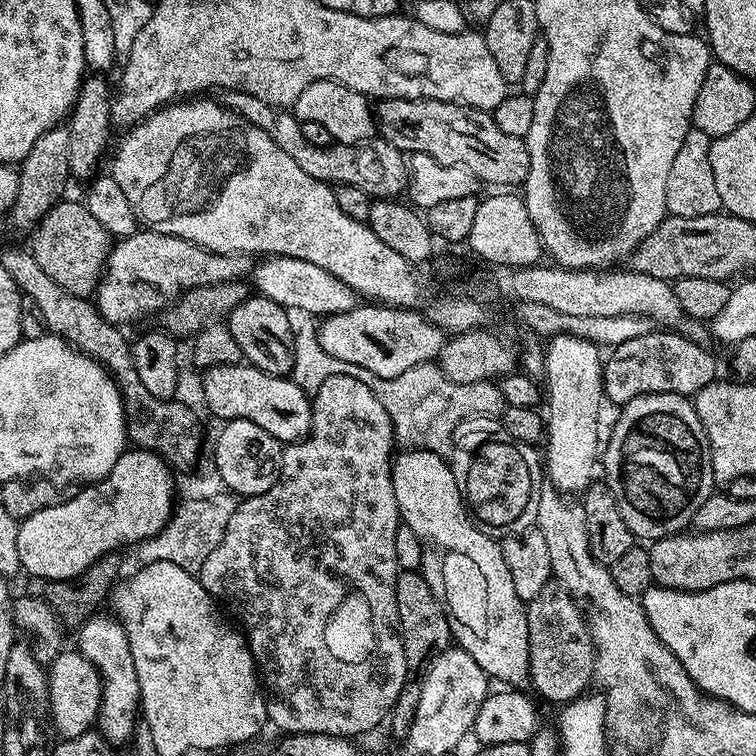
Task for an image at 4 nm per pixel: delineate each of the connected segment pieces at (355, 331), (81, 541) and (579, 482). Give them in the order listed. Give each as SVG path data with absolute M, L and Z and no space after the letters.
M364 302L360 307L323 317L318 324L318 335L322 350L334 358L338 358L345 366L353 364L361 373L369 372L372 376L377 376L380 380L392 380L395 376L411 373L412 368L419 364L426 364L435 361L439 357L446 341L446 333L439 326L428 320L427 315L419 311L395 306L385 306L379 302Z
M133 447L125 450L114 462L114 470L102 480L89 483L77 496L69 495L58 506L50 506L46 510L38 510L38 514L30 514L19 521L18 558L20 567L28 576L50 578L51 580L73 580L82 574L92 563L104 556L115 553L123 544L139 545L157 535L171 518L173 469L167 460L157 452L145 452L143 448Z
M559 335L551 337L547 341L544 354L543 375L548 376L548 396L546 392L546 404L548 400L548 412L546 411L546 443L542 448L542 467L546 473L547 483L553 484L559 492L565 494L582 494L591 484L594 483L595 472L598 472L598 457L602 452L602 436L600 440L600 404L604 400L604 366L602 363L602 352L597 345L590 341L584 341L582 338L572 337L570 335Z

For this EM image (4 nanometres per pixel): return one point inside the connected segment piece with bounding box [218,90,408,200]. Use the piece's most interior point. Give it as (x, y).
(380, 170)

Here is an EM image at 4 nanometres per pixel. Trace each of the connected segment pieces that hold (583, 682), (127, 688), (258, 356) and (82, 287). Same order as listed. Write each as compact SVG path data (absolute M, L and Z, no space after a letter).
M555 582L542 586L542 591L533 600L527 601L526 607L530 642L528 678L531 687L536 687L535 695L541 701L549 700L555 706L571 704L585 695L587 688L584 687L592 680L596 657L585 613L577 600Z
M93 615L84 621L78 629L80 635L80 644L78 651L86 657L87 660L98 670L101 682L104 683L102 690L102 702L100 703L100 715L98 717L98 731L100 735L108 739L108 743L113 746L124 746L124 743L131 741L136 735L136 725L140 711L140 679L138 678L138 670L134 670L134 658L130 650L130 642L126 638L126 630L120 625L119 620Z
M252 294L238 306L234 306L234 310L226 317L226 323L230 334L234 334L234 342L242 346L242 354L247 363L271 376L288 376L294 366L296 345L291 318L293 319L289 309L283 308L278 302Z
M61 199L49 212L41 218L31 233L32 257L66 290L75 296L85 298L95 293L100 277L104 274L104 265L108 263L108 254L112 251L113 237L108 235L105 228L90 214L87 203L76 200Z

